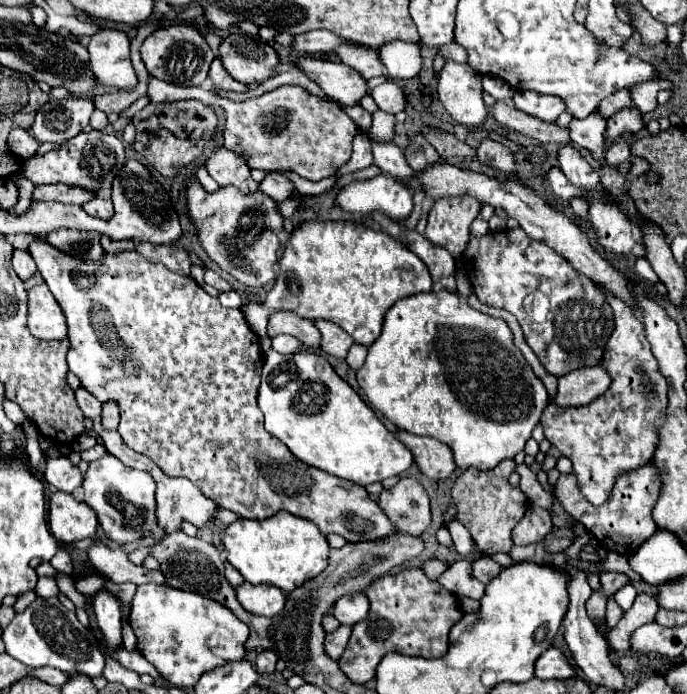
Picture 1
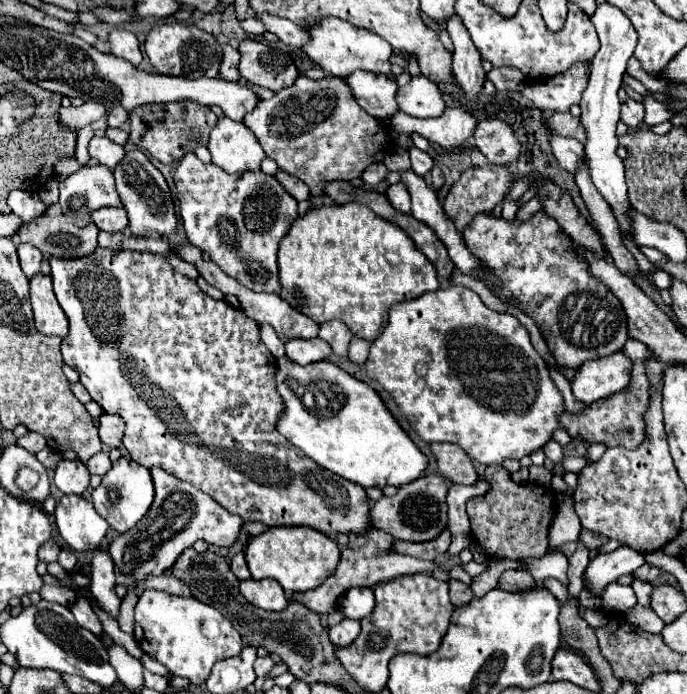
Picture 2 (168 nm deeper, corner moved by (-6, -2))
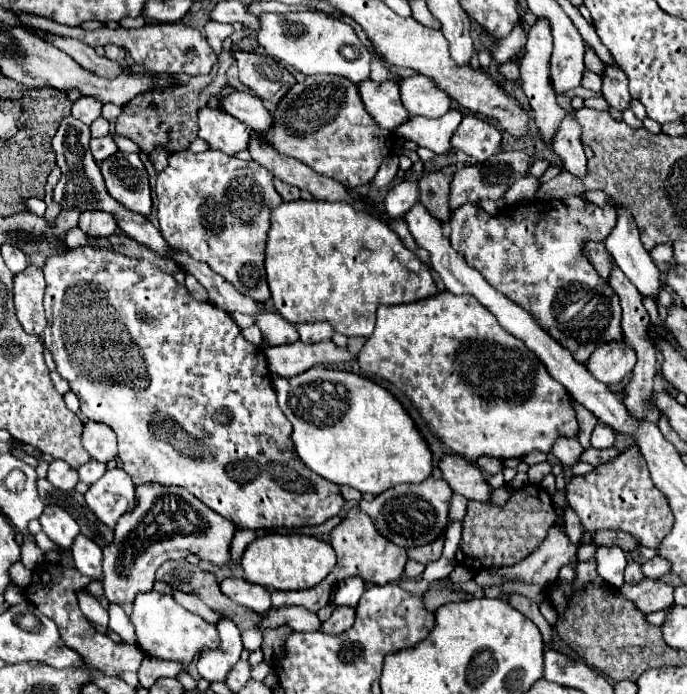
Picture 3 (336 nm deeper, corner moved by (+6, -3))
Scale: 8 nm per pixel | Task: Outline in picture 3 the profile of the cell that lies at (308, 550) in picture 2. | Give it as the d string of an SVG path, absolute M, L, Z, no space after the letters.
M266 534L256 538L248 550L242 554L240 566L244 568L244 578L252 584L266 586L268 590L306 590L322 582L336 566L334 548L306 534Z

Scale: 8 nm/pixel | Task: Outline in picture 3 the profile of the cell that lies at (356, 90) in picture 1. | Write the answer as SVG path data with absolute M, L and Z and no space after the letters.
M370 78L358 84L360 98L368 114L386 130L394 130L410 118L406 108L400 102L400 90L394 82L372 82Z

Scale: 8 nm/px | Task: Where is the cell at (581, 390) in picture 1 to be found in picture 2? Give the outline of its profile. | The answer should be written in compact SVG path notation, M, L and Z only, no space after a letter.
M616 351L608 357L588 361L576 371L572 381L572 393L578 401L586 405L614 395L628 387L632 377L632 359L622 351Z

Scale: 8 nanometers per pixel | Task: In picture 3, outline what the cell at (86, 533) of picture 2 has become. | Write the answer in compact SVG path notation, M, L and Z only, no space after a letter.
M46 506L40 516L40 524L48 538L62 548L70 548L74 538L80 534L78 522L60 506Z

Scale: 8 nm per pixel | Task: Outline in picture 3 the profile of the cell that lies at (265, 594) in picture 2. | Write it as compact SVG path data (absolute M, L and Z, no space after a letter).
M226 578L220 582L220 588L236 604L254 612L268 612L272 608L270 592L264 586L252 586L250 582L244 582L244 578Z

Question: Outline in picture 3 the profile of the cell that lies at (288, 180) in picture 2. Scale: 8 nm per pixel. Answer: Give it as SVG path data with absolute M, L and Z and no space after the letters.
M274 178L274 188L276 188L276 192L278 192L286 202L292 202L292 200L298 200L298 198L300 198L300 190L298 190L296 186L284 184L284 182L280 182L278 178Z

